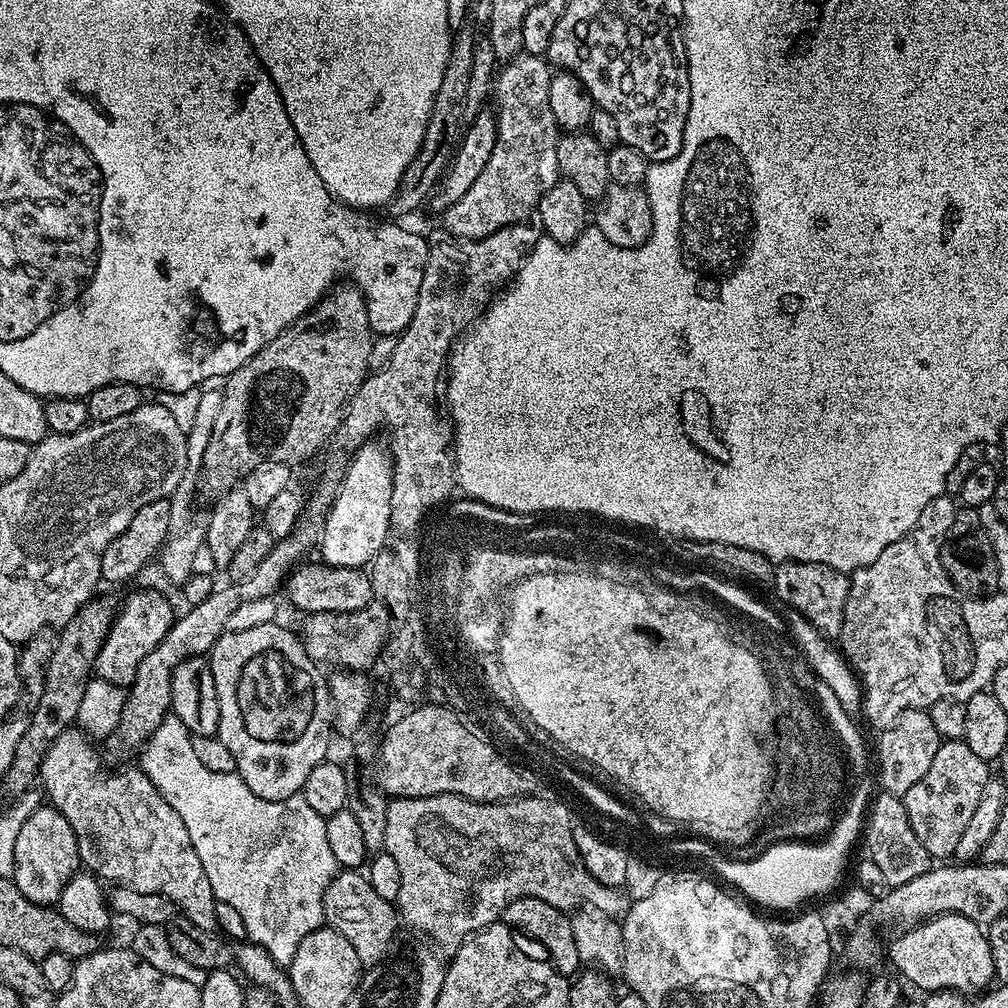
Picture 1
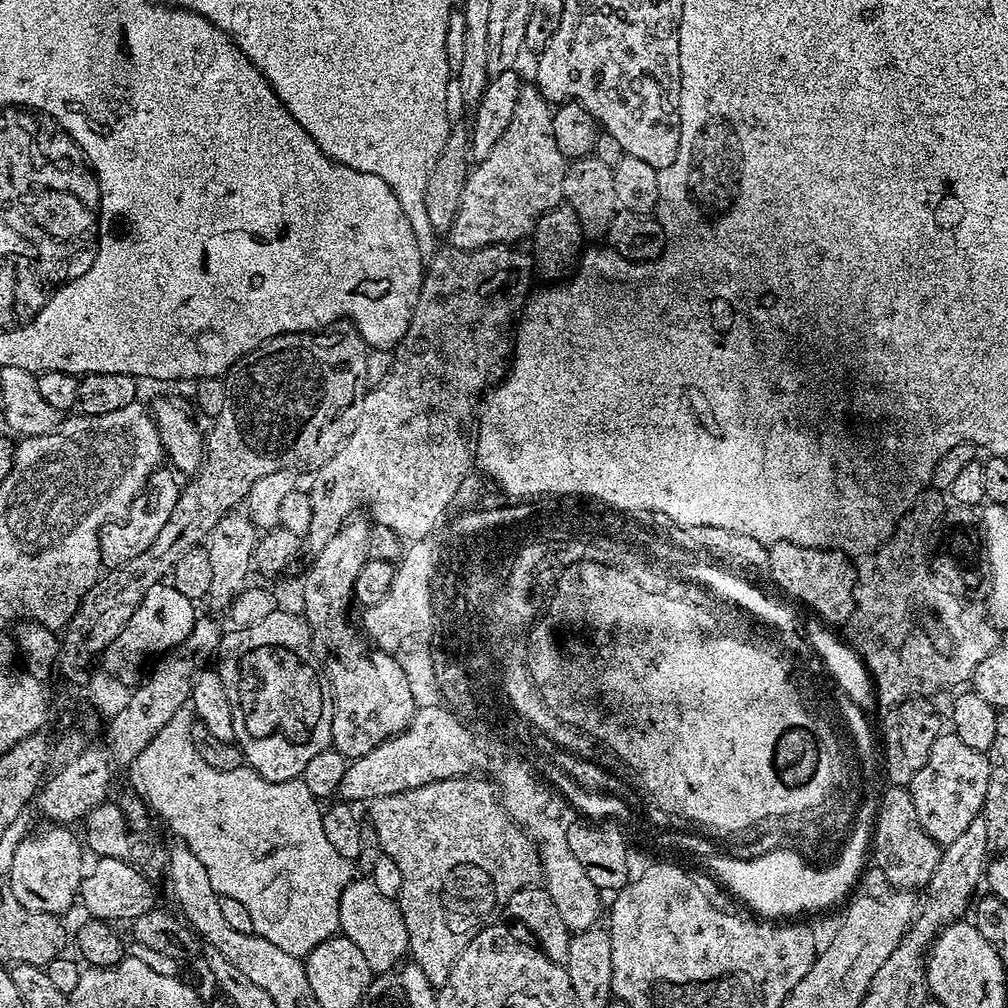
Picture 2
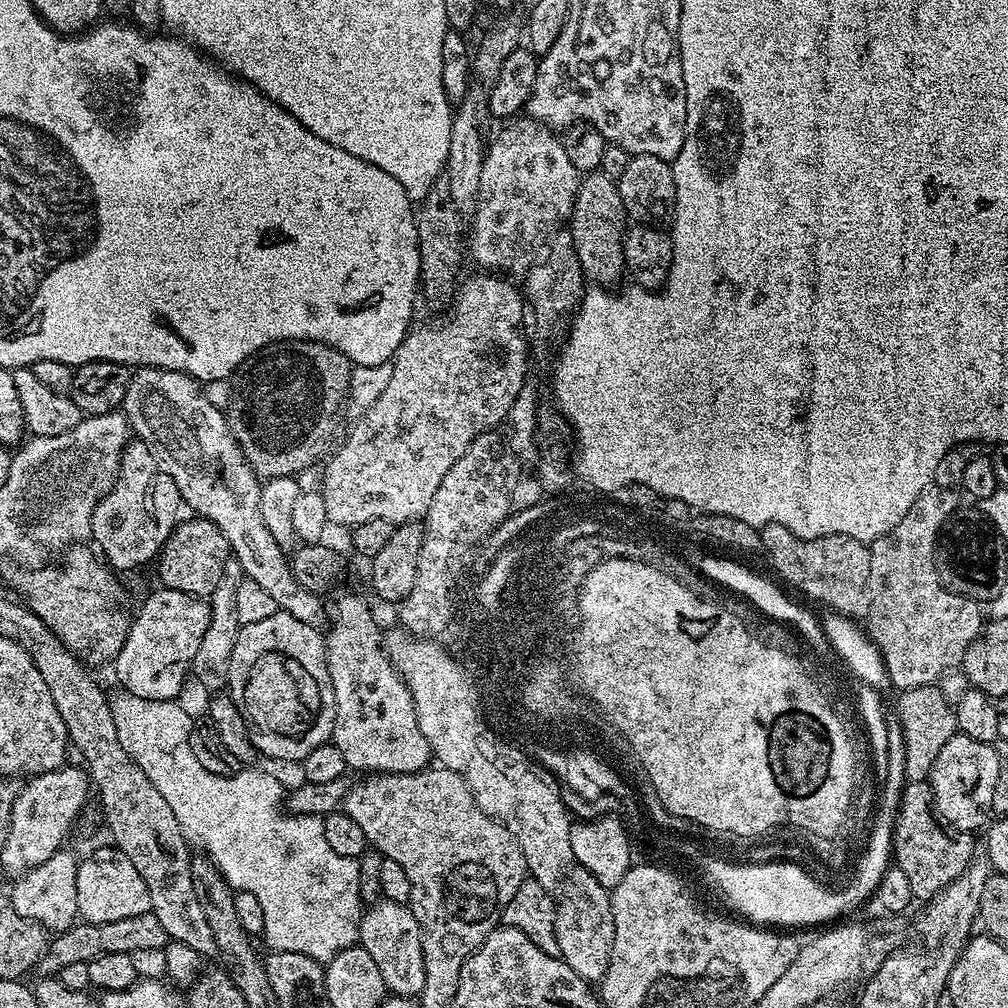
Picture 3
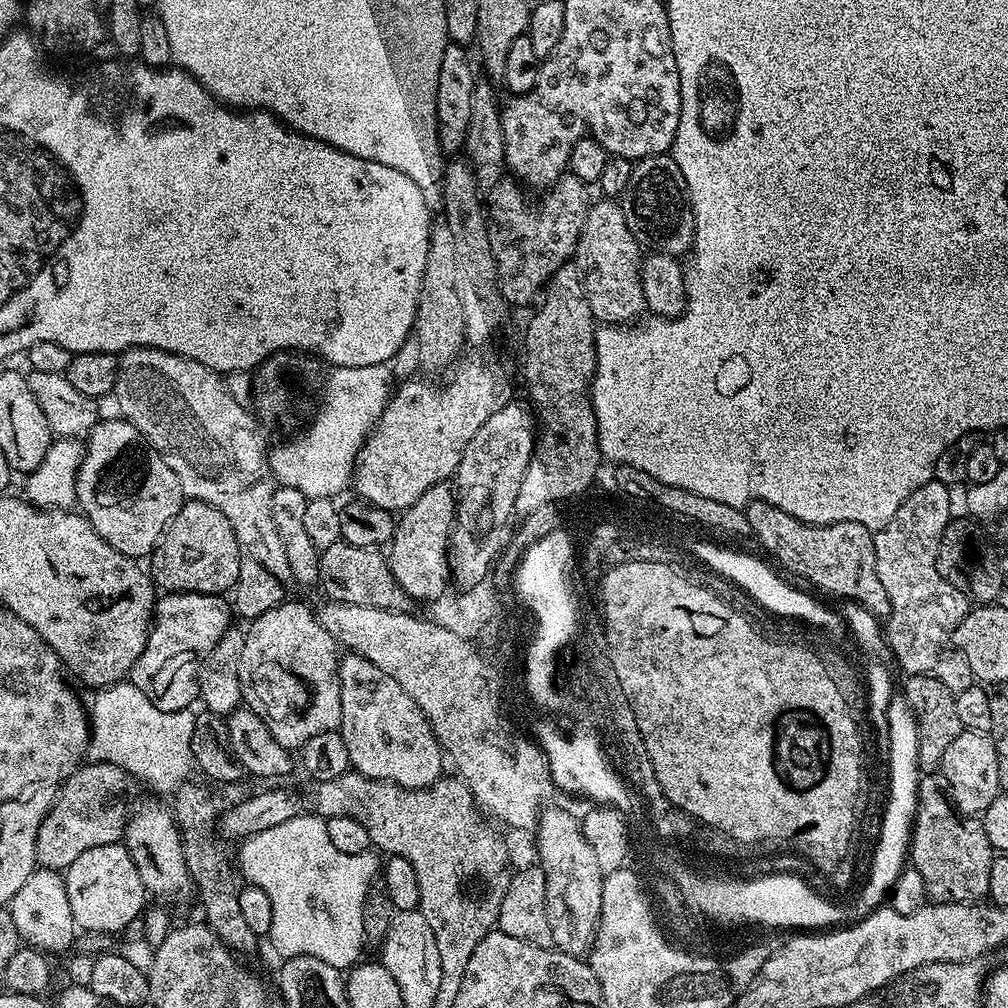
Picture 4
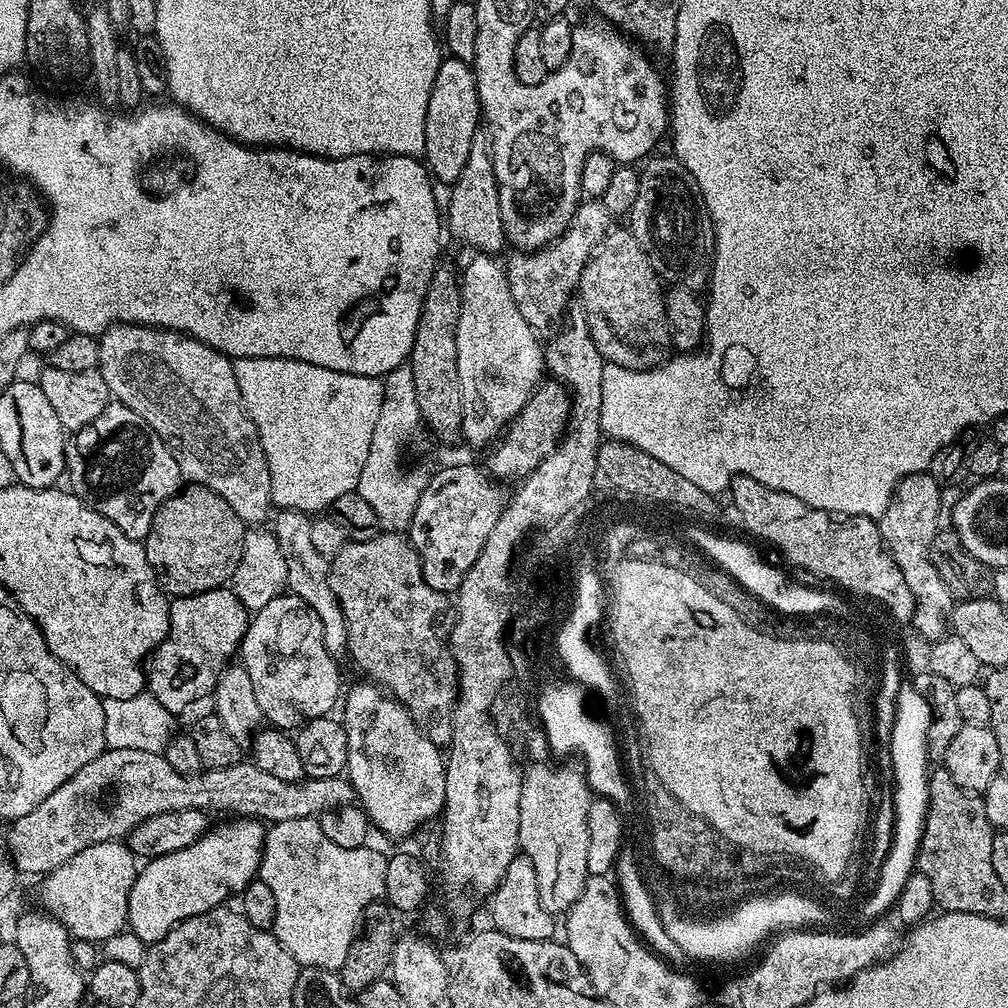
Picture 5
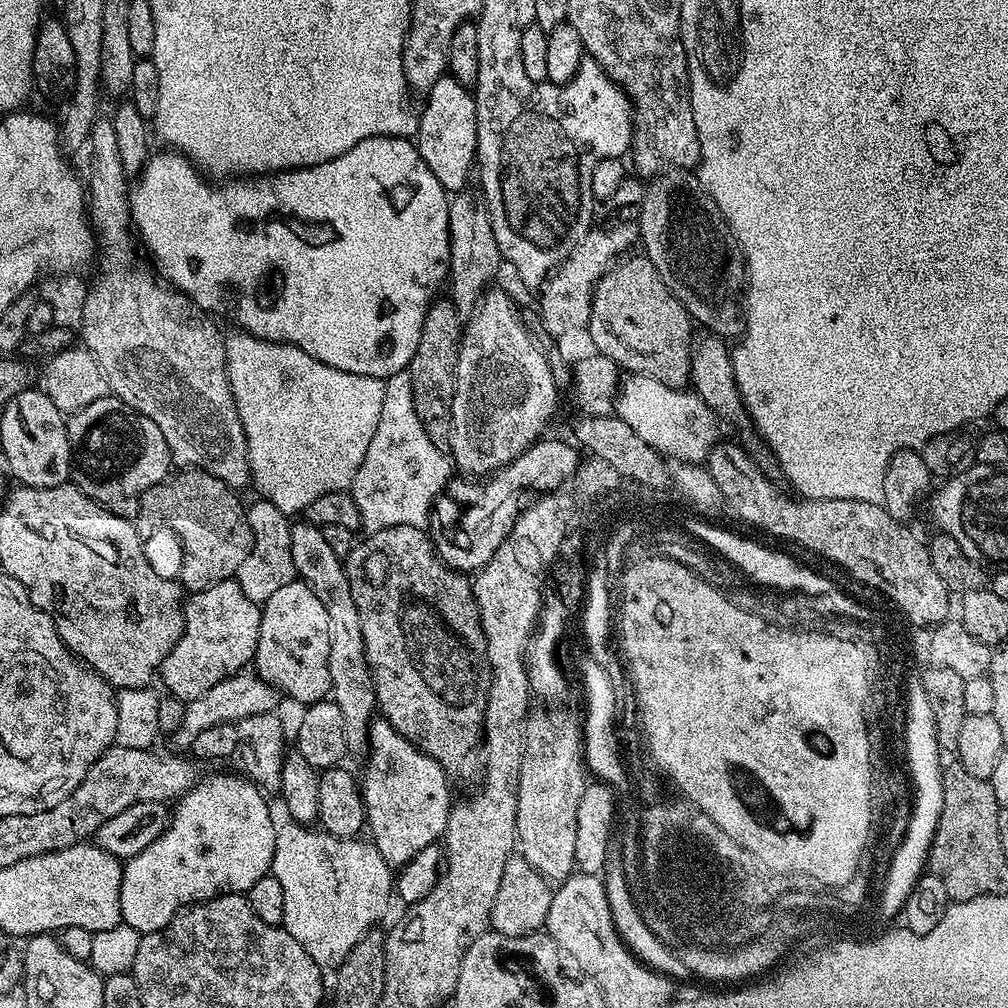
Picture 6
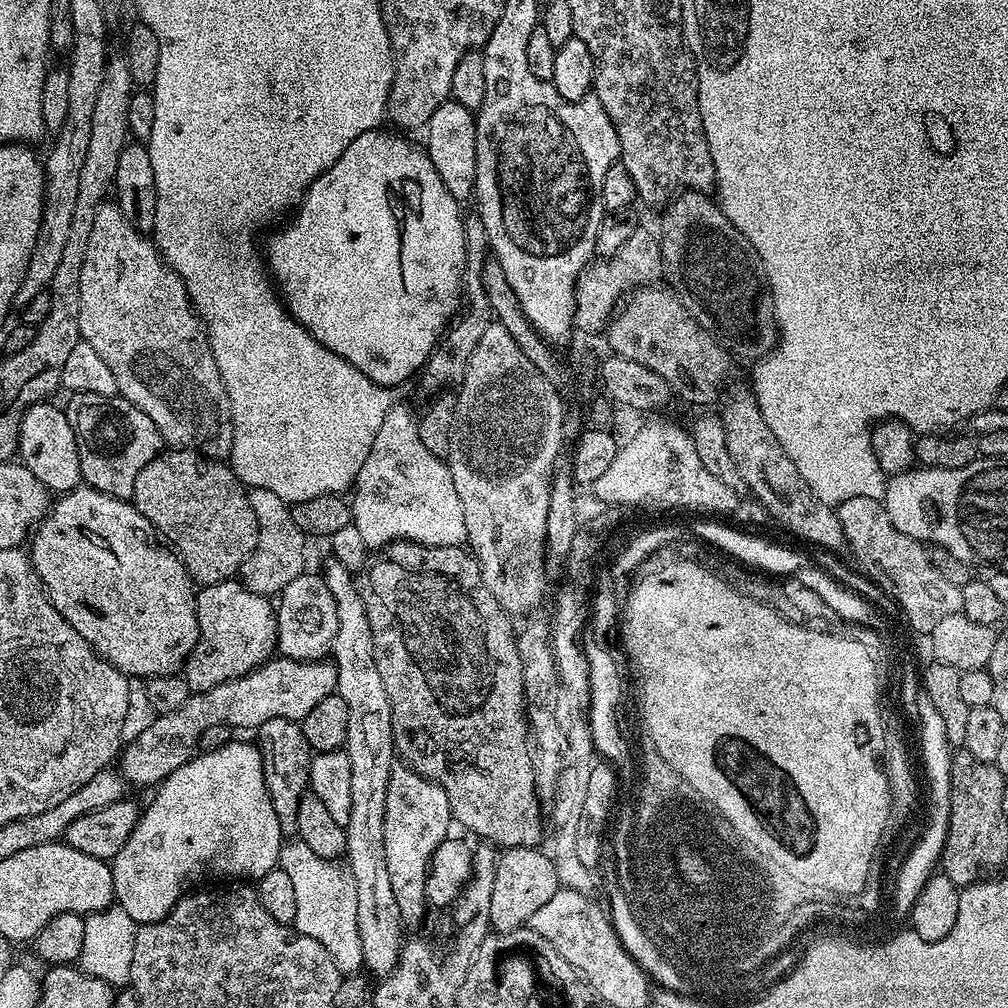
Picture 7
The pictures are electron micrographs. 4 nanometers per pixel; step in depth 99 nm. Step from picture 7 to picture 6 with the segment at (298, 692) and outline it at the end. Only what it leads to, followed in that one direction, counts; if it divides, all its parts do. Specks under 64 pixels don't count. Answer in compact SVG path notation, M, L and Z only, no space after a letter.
M233 674L227 680L218 682L218 686L210 686L210 690L206 690L206 694L202 694L202 698L194 698L185 703L185 716L182 718L181 725L170 735L170 741L176 747L173 749L191 749L194 738L198 738L198 734L202 734L202 730L206 730L210 726L235 724L242 718L261 716L267 712L275 713L277 711L278 693L276 689L255 674L244 675L248 674Z

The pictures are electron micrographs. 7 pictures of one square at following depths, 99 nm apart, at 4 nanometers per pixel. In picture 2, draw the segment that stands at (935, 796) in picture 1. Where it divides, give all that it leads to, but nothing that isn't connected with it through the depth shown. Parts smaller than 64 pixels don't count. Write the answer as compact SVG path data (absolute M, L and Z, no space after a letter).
M942 734L938 737L930 748L930 758L926 758L926 766L922 766L922 770L918 770L918 774L914 774L912 781L906 785L908 793L914 798L918 818L930 838L934 838L941 846L947 846L954 842L954 838L962 835L966 826L970 826L970 822L974 822L974 818L983 813L991 777L992 762L985 753L970 750L970 746L966 746L966 742L962 742L962 738L955 734Z

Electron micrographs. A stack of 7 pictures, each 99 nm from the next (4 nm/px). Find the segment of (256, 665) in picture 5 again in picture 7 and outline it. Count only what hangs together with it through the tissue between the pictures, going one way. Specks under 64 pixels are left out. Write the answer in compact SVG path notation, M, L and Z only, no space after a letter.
M305 574L294 578L278 594L276 609L276 648L290 660L323 660L329 655L332 639L338 630L338 606L323 575Z

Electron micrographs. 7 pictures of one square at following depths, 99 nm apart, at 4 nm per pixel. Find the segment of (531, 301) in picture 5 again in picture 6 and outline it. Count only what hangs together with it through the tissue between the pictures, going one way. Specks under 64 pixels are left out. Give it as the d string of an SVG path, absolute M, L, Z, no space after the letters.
M613 224L609 232L593 230L586 239L574 249L570 258L544 281L539 289L540 308L538 307L538 324L552 336L564 336L567 332L587 329L592 309L592 289L608 273L608 269L617 263L623 248L628 248L638 240L636 224Z

